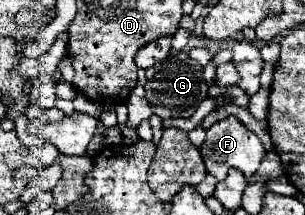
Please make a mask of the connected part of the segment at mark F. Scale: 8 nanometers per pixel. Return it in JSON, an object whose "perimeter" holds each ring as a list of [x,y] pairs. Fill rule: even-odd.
{"perimeter":[[[228,117],[224,121],[214,123],[206,131],[206,141],[200,147],[200,153],[204,157],[204,163],[206,163],[208,173],[214,175],[218,181],[222,181],[226,177],[226,165],[240,169],[246,179],[252,177],[258,171],[258,165],[260,165],[262,157],[266,155],[266,149],[262,145],[262,141],[254,133],[250,133],[236,117]]]}

